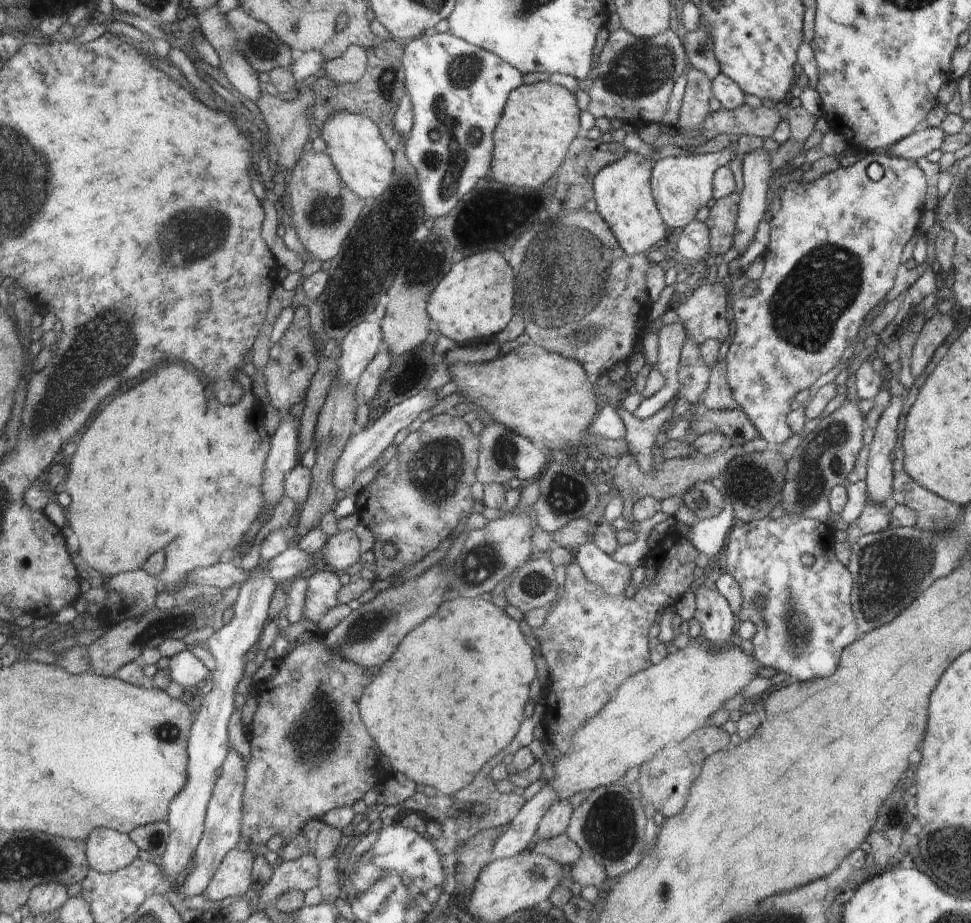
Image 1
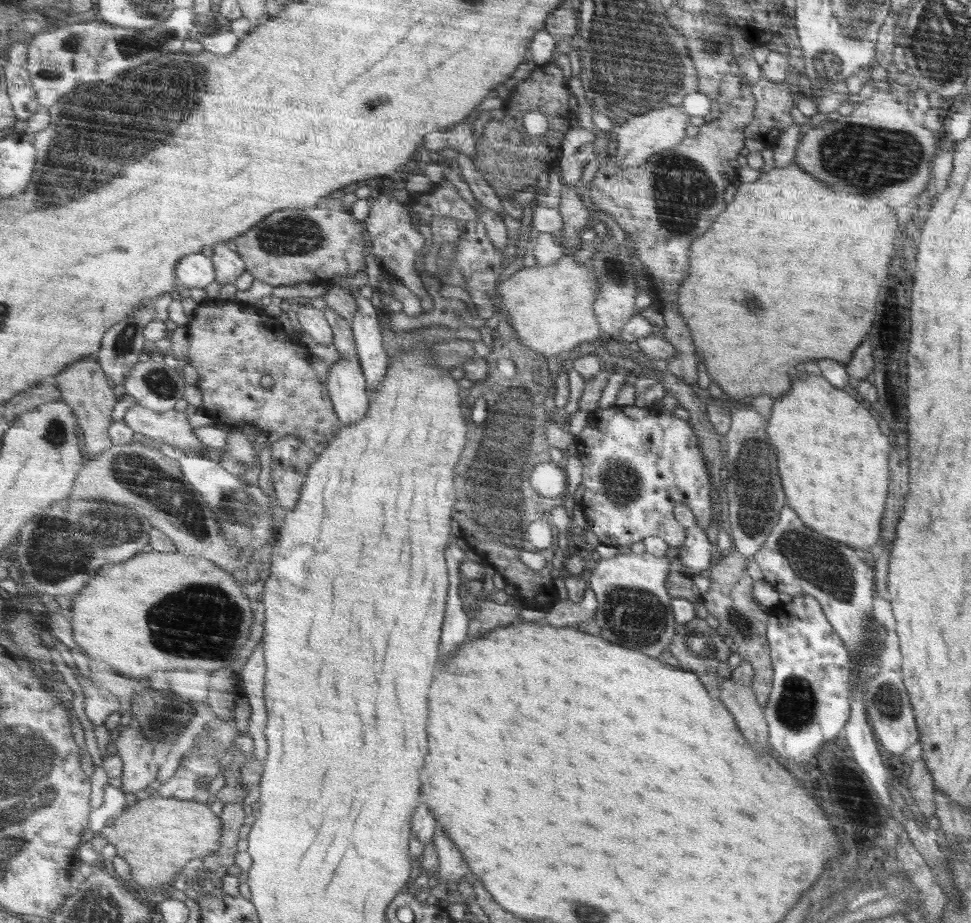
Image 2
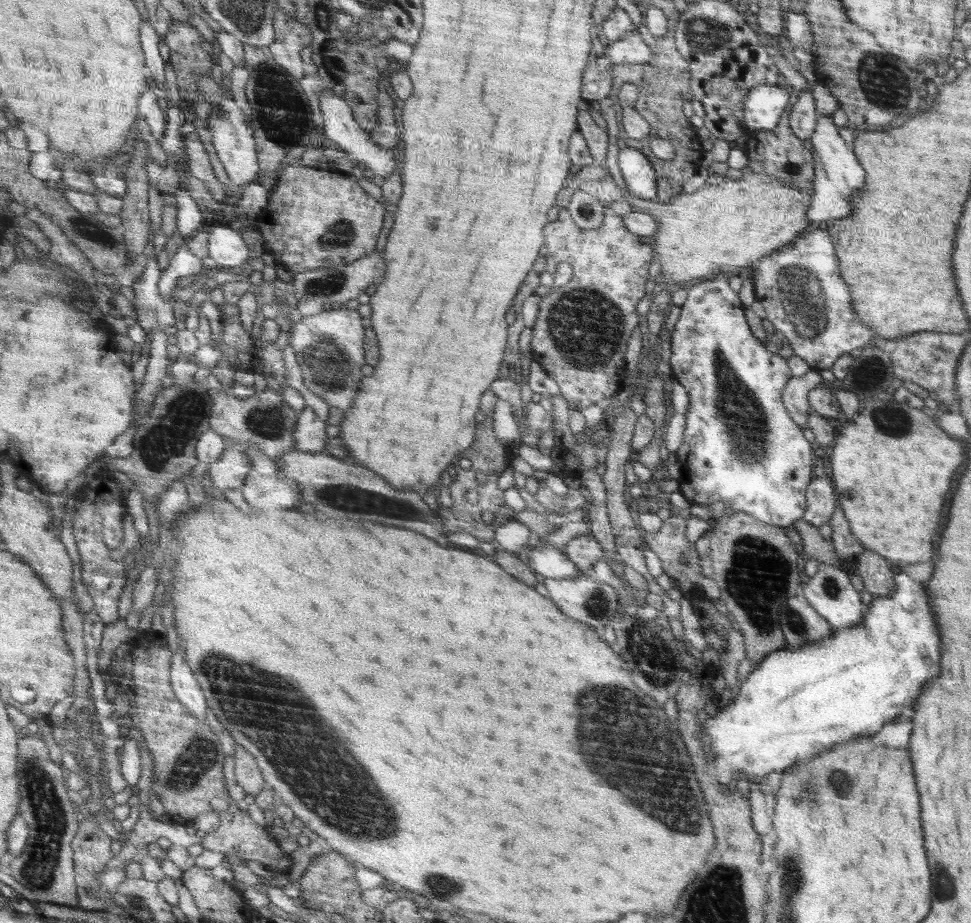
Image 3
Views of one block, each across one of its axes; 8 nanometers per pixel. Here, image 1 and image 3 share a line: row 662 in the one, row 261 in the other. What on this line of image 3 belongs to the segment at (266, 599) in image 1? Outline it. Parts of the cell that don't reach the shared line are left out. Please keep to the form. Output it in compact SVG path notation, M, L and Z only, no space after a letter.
M217 225L210 233L210 257L220 267L241 267L249 262L248 244L240 231Z

